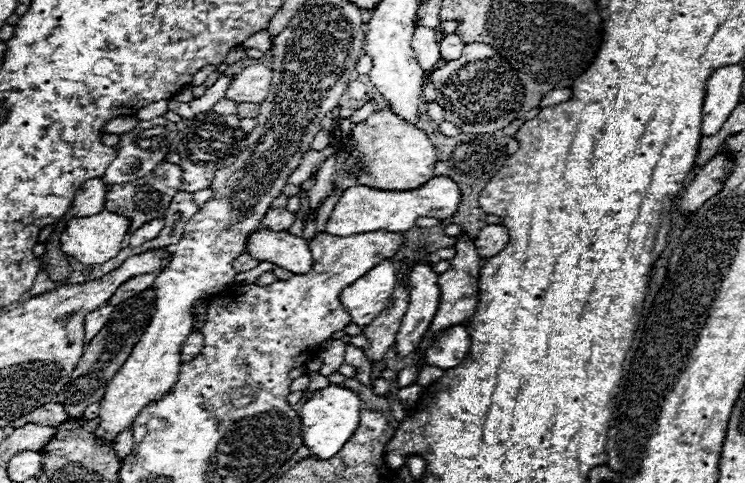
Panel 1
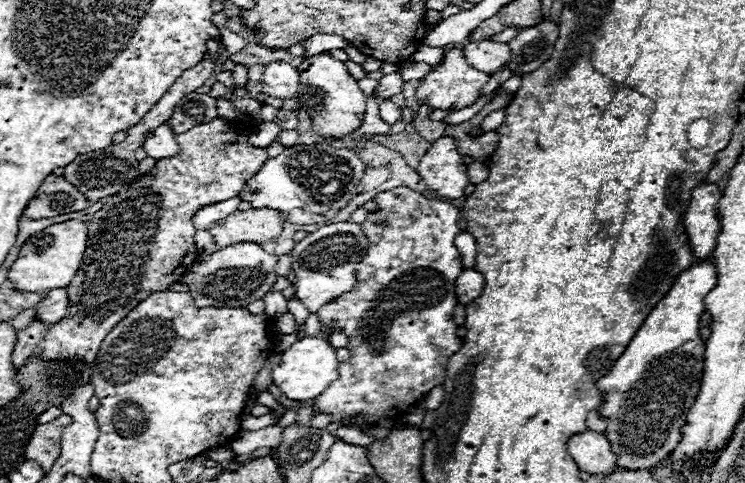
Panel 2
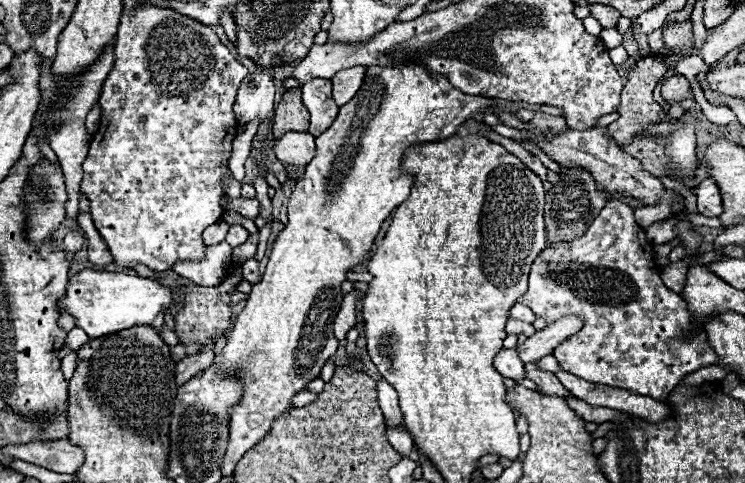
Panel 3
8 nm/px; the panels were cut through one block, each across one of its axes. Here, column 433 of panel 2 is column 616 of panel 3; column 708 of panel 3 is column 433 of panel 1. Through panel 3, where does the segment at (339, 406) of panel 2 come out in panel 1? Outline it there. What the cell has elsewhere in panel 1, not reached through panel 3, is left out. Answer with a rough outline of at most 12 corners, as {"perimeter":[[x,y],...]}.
{"perimeter":[[464,324],[440,332],[426,352],[428,366],[448,370],[466,358]]}

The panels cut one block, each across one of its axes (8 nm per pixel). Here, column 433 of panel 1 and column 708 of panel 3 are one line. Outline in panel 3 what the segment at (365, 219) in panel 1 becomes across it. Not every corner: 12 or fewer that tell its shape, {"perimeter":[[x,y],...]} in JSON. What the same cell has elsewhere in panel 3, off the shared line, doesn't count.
{"perimeter":[[706,178],[696,188],[698,212],[720,216],[722,200],[714,180]]}

